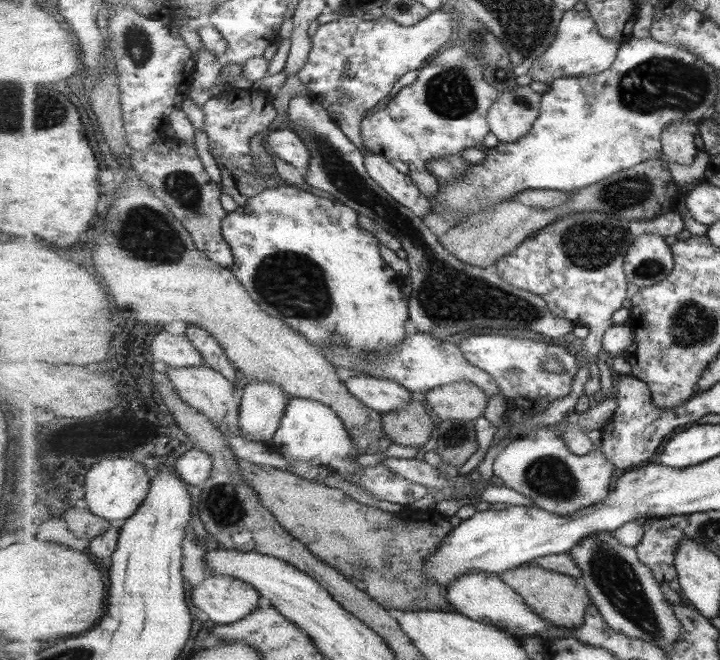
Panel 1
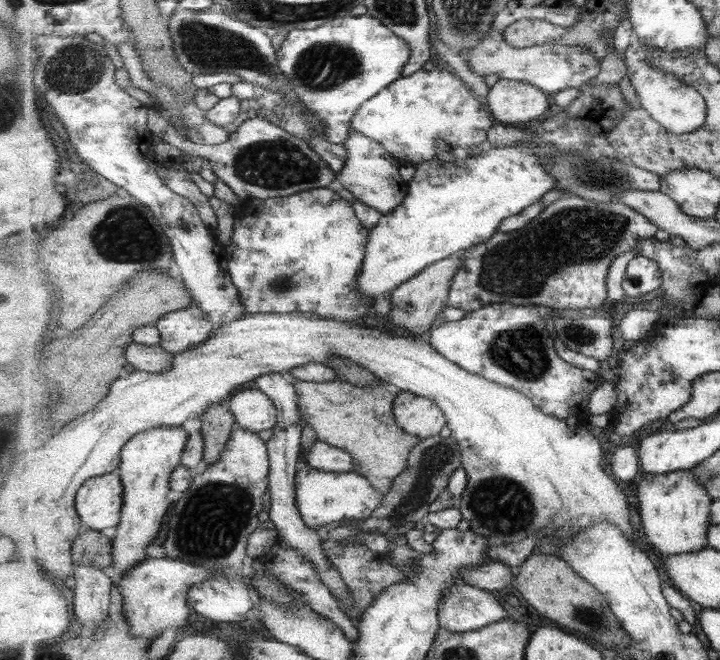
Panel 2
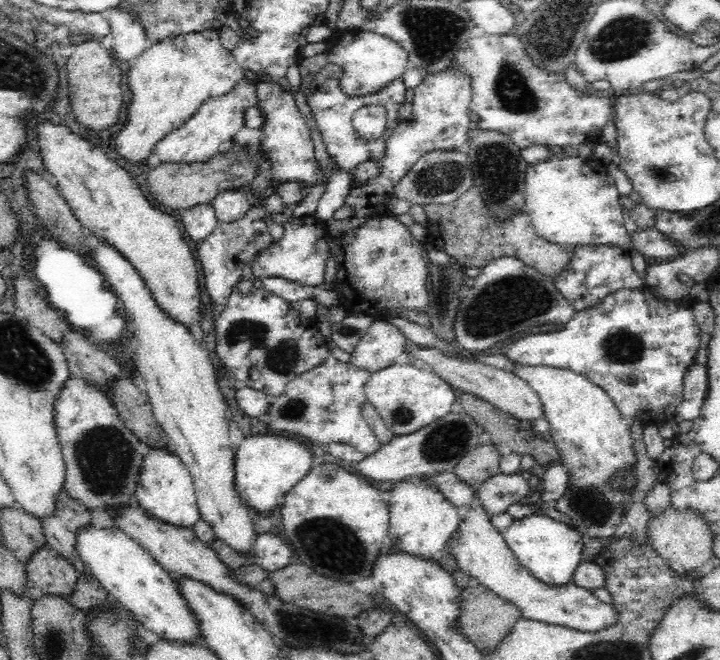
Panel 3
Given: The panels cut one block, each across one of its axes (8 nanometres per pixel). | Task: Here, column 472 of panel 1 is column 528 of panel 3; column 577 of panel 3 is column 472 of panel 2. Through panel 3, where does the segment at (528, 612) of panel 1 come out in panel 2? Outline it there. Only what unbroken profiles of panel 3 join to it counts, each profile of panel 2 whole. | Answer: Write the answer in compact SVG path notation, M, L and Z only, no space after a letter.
M463 581L447 588L440 601L440 627L451 632L469 633L511 616L493 591Z

